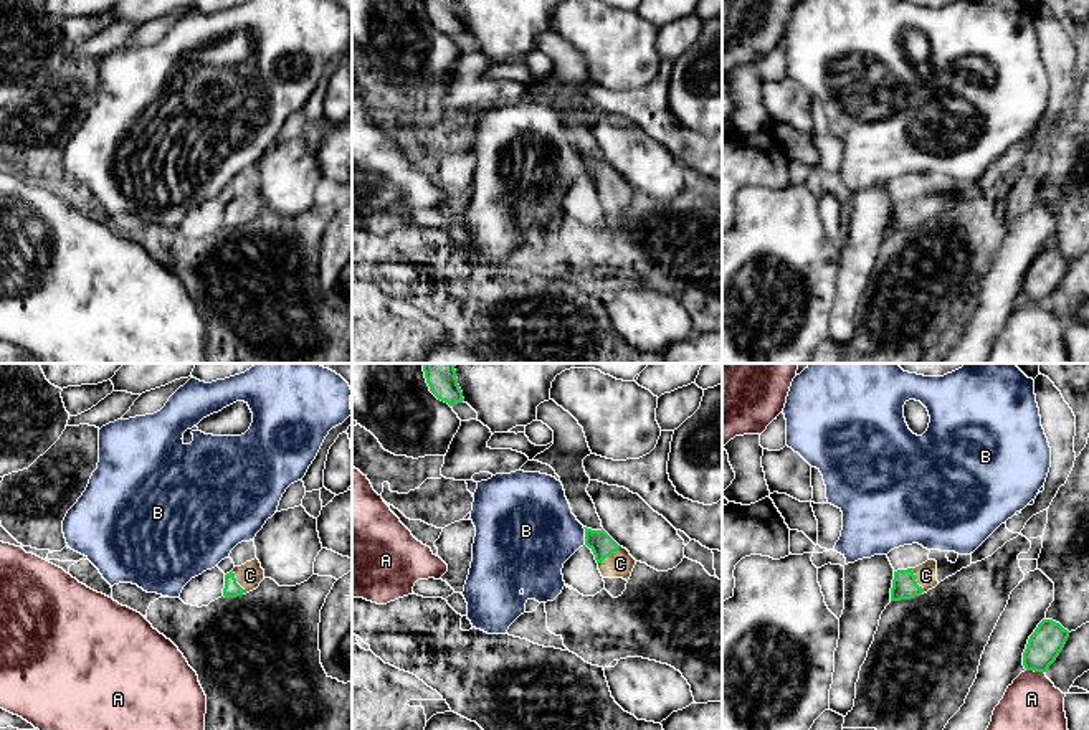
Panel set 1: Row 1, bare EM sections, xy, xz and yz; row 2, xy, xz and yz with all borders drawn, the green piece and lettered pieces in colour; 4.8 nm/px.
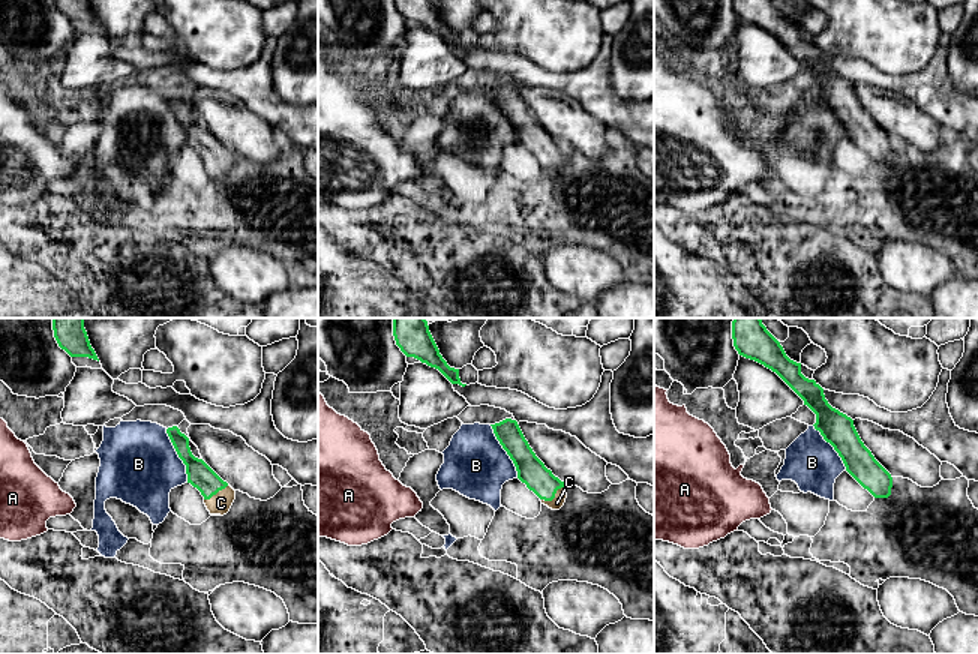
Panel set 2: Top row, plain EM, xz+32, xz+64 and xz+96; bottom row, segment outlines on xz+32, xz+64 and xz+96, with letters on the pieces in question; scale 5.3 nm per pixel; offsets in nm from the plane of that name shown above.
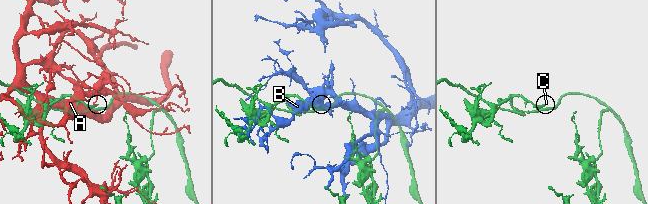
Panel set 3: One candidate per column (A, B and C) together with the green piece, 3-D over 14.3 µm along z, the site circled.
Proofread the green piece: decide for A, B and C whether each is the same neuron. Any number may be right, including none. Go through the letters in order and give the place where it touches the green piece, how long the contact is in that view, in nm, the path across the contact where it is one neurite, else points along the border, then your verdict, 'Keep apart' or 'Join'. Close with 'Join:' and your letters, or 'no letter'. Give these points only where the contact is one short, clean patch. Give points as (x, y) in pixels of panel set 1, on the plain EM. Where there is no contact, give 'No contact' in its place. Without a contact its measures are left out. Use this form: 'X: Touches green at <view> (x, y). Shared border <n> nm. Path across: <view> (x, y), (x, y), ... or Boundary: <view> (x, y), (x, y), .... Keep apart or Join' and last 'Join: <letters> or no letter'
A: Touches green at yz (1035, 301). Shared border 90 nm. Keep apart
B: Touches green at xz (585, 165). Shared border 90 nm. Keep apart
C: Touches green at yz (916, 212). Shared border 140 nm. Path across: yz (904, 217), (916, 212), (926, 205). Join
Join: C

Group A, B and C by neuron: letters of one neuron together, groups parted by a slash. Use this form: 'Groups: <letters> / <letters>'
Groups: A / B / C

